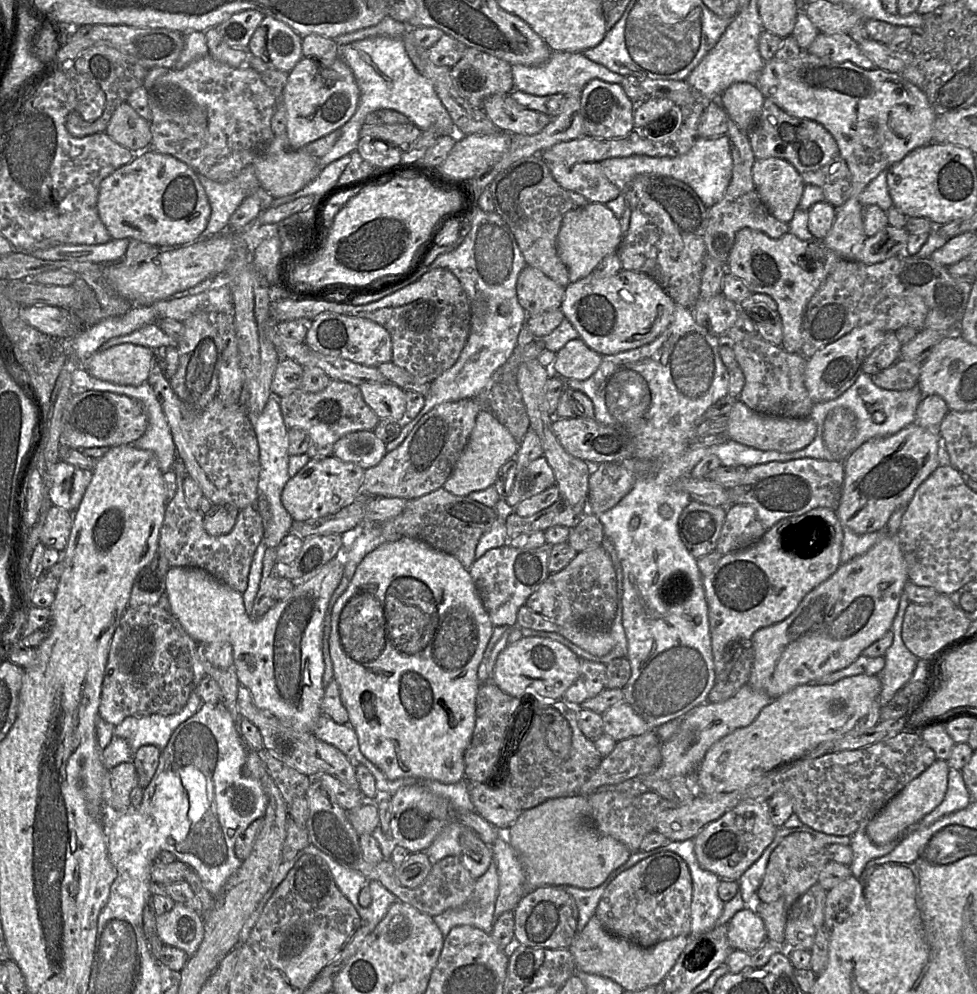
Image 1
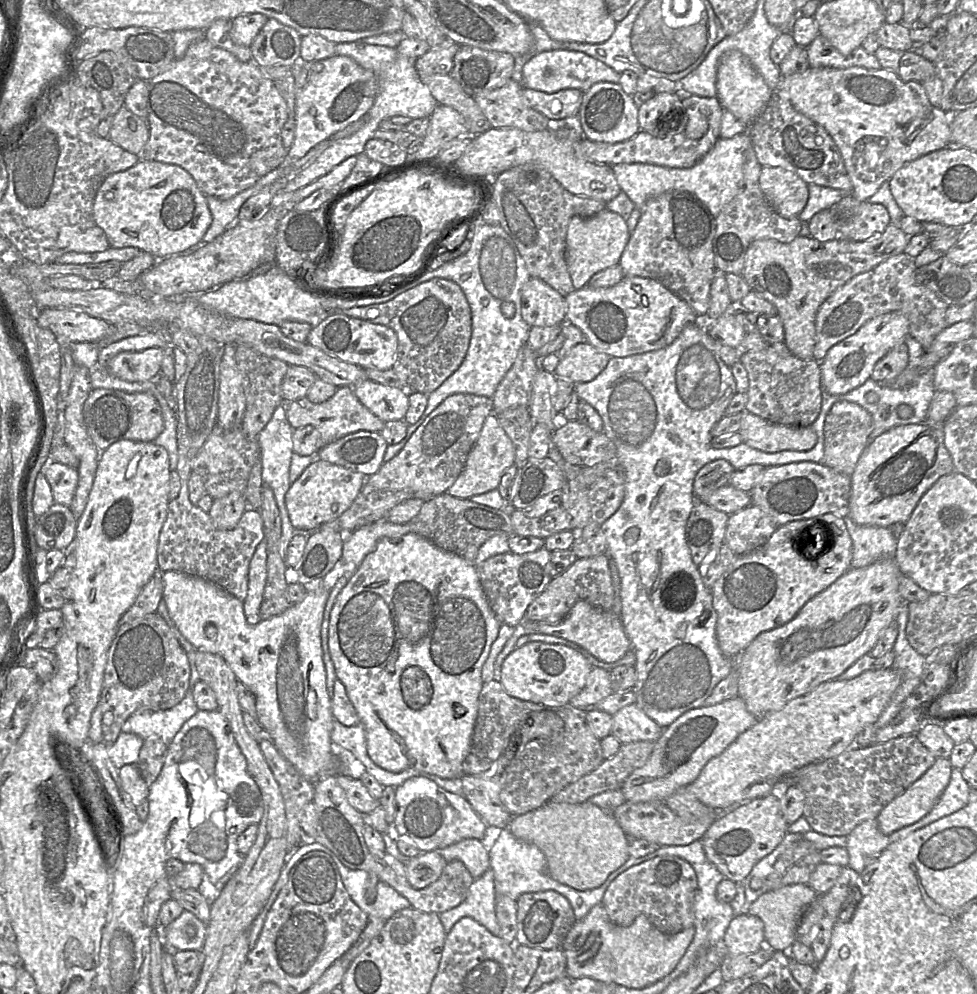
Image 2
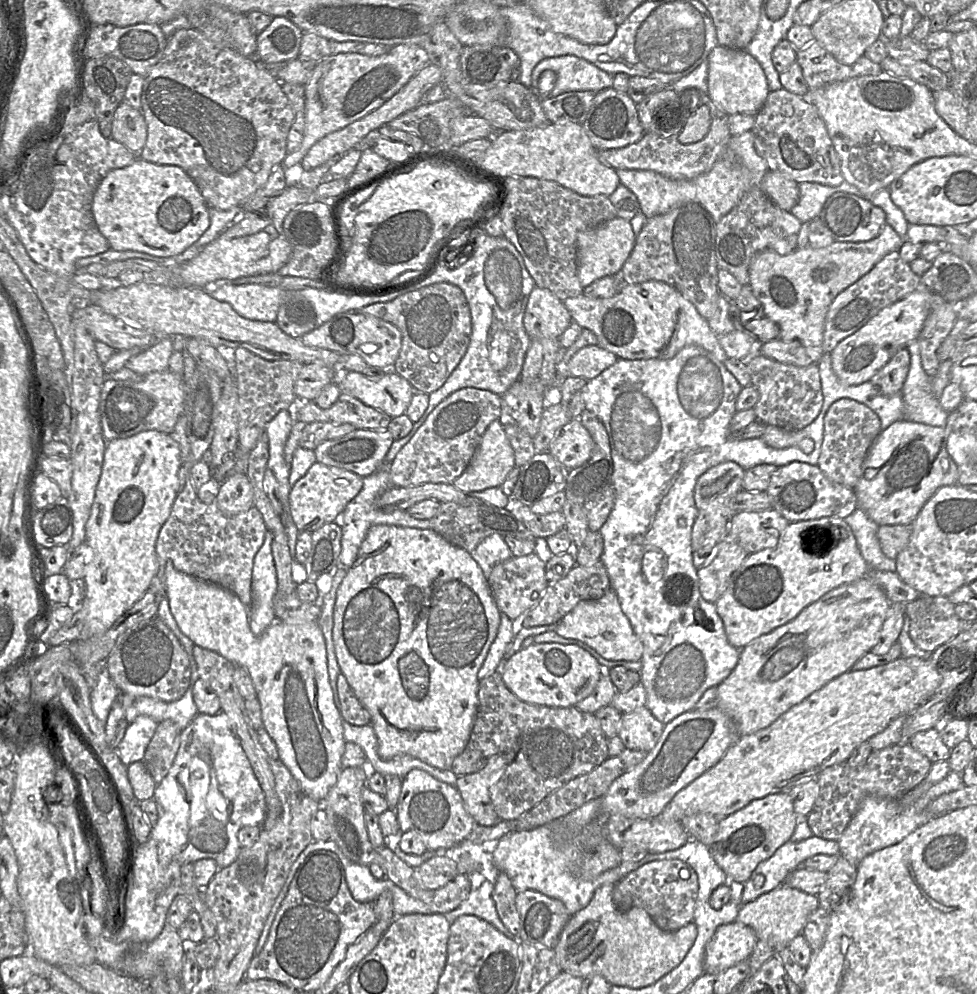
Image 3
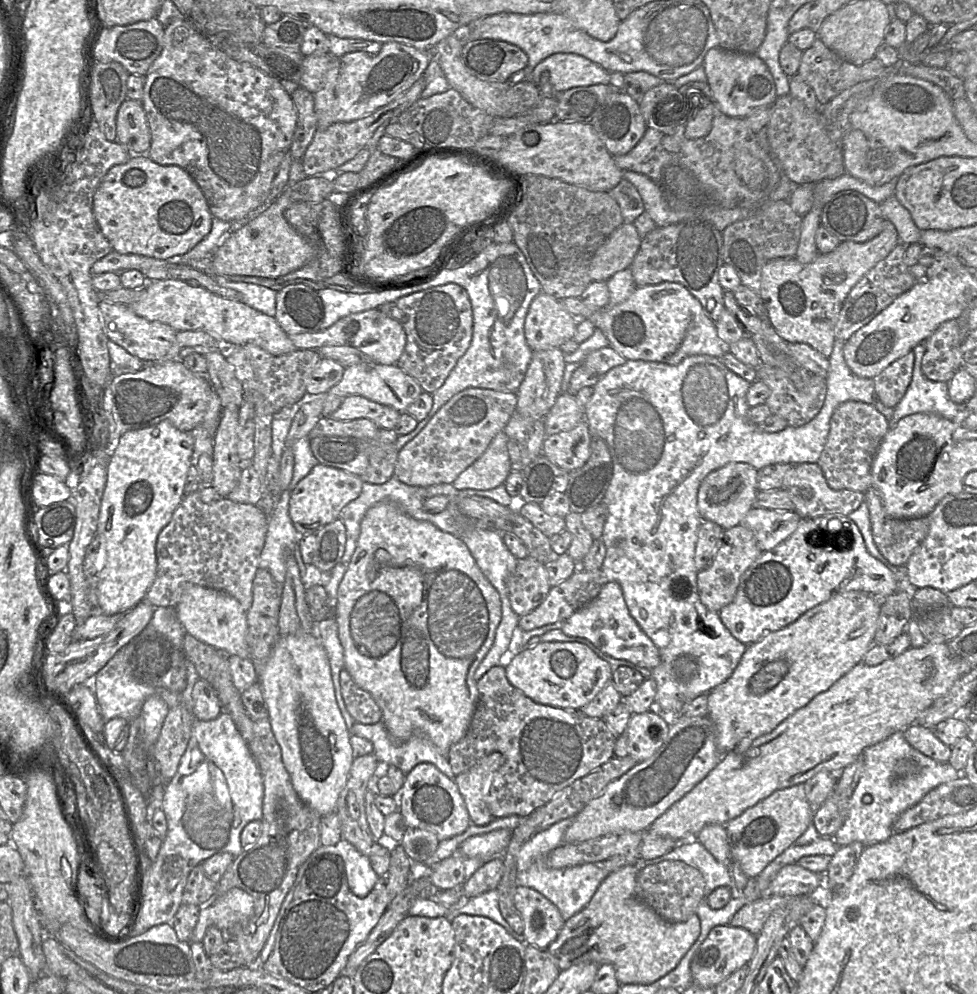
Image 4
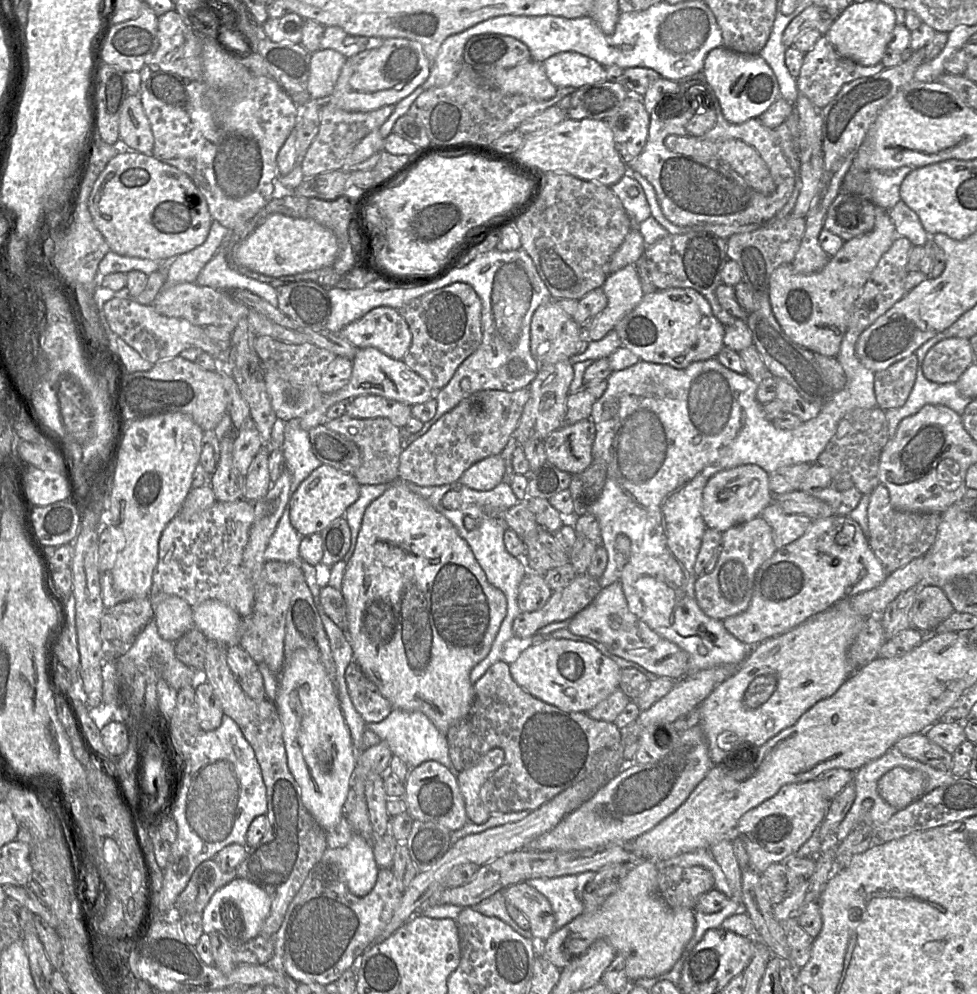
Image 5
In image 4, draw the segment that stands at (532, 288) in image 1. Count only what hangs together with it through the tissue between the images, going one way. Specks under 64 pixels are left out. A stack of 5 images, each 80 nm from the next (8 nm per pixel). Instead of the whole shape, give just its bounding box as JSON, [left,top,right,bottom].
[525,292,577,351]

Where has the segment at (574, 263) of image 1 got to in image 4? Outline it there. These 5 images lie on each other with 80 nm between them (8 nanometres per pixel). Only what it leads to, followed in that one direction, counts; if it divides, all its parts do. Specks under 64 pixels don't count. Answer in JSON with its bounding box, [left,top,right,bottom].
[589,223,641,282]

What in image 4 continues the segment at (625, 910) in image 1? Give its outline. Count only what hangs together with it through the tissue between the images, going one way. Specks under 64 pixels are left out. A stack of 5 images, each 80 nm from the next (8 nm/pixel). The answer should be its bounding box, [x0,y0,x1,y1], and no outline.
[635,860,705,923]

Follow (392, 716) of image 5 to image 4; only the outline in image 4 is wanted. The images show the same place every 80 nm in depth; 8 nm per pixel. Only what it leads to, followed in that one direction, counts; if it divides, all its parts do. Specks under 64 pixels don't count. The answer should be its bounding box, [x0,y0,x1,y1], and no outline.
[349,721,455,781]

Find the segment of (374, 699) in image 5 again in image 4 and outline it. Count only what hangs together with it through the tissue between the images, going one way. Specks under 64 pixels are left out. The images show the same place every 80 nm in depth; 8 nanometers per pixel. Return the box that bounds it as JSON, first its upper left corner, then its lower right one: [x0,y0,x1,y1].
[340,669,382,724]

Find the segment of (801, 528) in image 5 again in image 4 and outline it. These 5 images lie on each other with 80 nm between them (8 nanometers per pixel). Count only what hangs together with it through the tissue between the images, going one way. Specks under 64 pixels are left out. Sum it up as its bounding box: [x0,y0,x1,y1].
[739,507,801,552]

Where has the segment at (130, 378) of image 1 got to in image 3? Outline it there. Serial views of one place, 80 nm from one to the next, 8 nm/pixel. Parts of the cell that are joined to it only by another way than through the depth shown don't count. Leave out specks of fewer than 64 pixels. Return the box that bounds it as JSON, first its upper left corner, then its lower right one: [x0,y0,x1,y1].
[125,335,177,376]

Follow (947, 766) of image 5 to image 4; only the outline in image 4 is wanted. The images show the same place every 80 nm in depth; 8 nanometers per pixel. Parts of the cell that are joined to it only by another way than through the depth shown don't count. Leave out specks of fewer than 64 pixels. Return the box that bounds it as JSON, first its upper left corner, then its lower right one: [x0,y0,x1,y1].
[904,724,951,763]

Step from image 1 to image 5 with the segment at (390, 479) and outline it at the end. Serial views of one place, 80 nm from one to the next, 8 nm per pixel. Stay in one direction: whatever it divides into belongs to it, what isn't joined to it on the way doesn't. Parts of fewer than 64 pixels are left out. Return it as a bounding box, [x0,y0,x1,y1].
[399,387,529,486]

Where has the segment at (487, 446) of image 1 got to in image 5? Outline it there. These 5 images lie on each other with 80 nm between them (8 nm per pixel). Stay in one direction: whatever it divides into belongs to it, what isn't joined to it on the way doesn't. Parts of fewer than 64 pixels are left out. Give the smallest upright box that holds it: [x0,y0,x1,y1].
[459,455,505,491]

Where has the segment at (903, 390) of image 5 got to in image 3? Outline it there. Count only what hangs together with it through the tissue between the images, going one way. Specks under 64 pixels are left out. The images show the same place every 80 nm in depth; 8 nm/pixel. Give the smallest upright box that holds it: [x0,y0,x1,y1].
[869,348,910,396]

